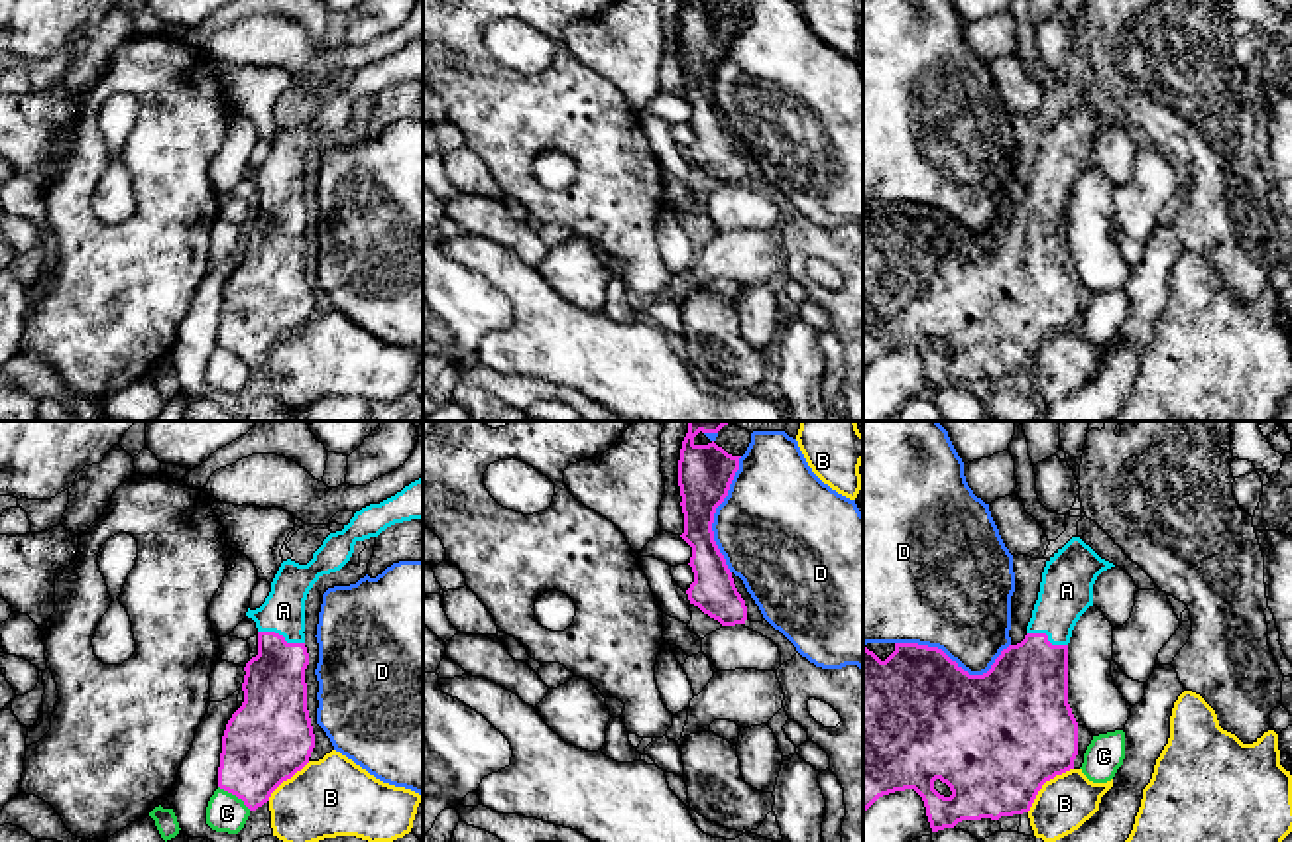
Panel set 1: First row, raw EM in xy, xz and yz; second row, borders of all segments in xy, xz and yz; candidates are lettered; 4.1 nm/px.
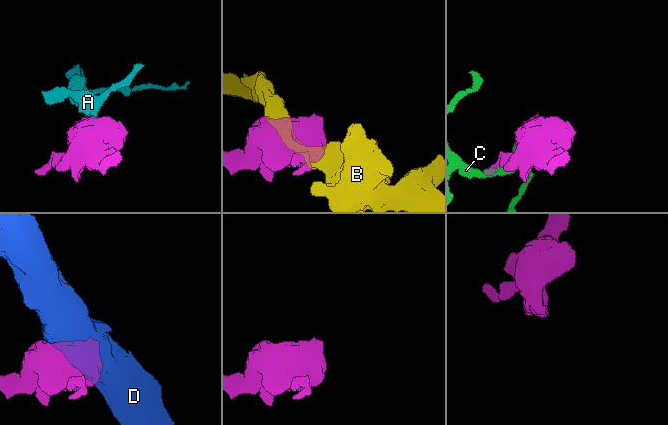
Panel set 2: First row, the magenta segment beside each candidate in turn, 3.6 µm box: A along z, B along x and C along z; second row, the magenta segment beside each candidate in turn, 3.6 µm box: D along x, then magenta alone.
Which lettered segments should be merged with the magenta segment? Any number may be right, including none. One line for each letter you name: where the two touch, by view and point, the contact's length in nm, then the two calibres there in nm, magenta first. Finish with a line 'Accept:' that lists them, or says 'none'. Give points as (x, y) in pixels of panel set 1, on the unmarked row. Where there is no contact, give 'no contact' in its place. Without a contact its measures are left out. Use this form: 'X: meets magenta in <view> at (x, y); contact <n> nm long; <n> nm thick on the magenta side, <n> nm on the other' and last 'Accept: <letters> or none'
A: meets magenta in xy at (282, 195); contact 200 nm long; 260 nm thick on the magenta side, 180 nm on the other
Accept: A

